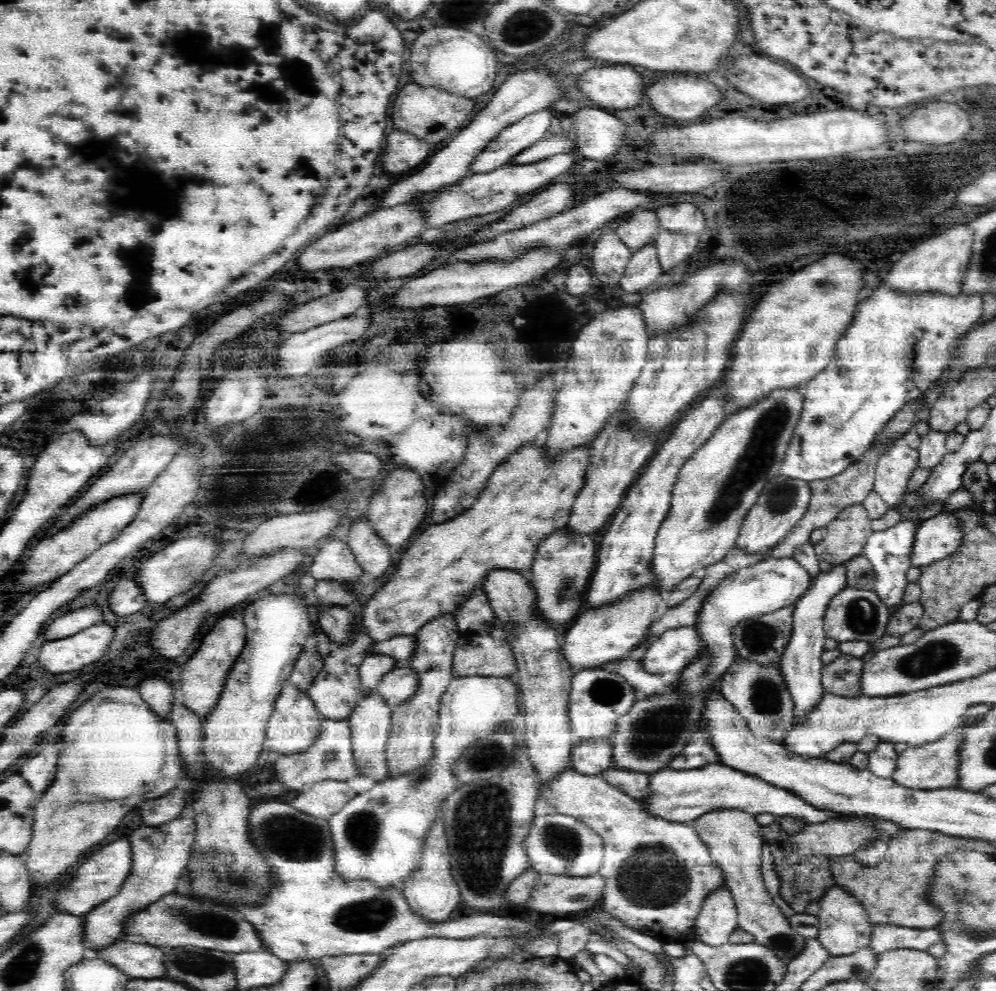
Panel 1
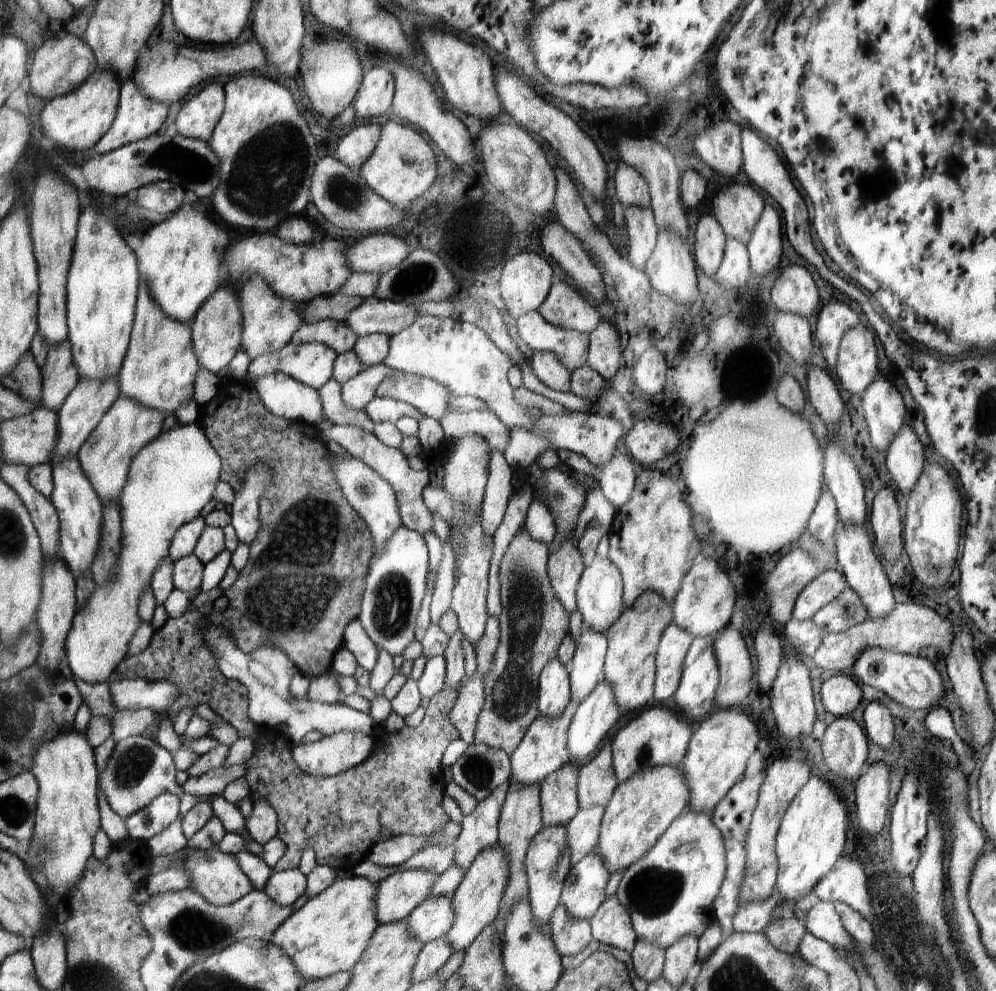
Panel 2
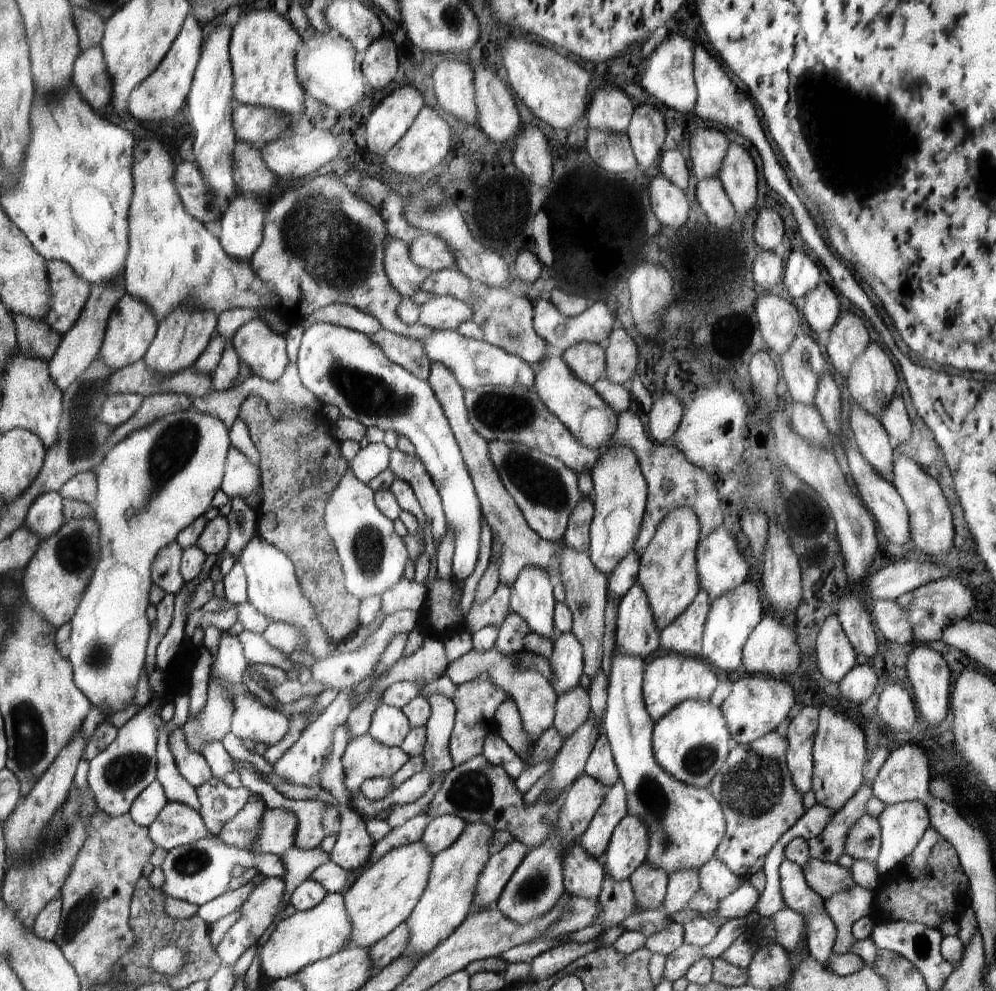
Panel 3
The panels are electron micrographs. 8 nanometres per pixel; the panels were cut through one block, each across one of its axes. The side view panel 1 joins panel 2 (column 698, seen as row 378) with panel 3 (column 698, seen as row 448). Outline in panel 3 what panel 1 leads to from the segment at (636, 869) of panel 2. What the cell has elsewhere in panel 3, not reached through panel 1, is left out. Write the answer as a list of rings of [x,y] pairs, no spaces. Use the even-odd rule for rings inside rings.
[[[615,644],[615,649],[613,650],[612,658],[610,660],[610,674],[608,674],[607,676],[608,682],[609,682],[609,685],[607,688],[607,705],[606,705],[606,708],[604,709],[603,717],[601,718],[600,725],[602,728],[602,732],[606,735],[606,738],[609,739],[610,746],[613,746],[613,753],[614,753],[617,769],[621,772],[622,782],[624,783],[624,786],[627,792],[627,805],[629,806],[629,812],[632,814],[635,814],[636,816],[639,816],[646,823],[646,826],[648,827],[649,835],[650,835],[650,844],[649,844],[649,850],[648,850],[648,857],[646,861],[648,861],[651,865],[654,865],[655,867],[662,867],[668,874],[670,874],[671,872],[676,872],[676,870],[680,870],[680,867],[696,867],[699,870],[699,868],[703,864],[706,864],[706,862],[708,862],[710,858],[715,856],[715,850],[716,848],[718,848],[718,845],[720,844],[720,841],[722,840],[722,837],[724,836],[724,833],[725,833],[725,828],[726,828],[725,816],[724,816],[724,813],[722,812],[722,807],[720,806],[720,804],[718,804],[718,801],[716,800],[716,798],[712,796],[712,793],[709,791],[708,788],[695,787],[694,785],[683,783],[682,781],[679,781],[677,778],[674,778],[673,775],[669,773],[669,771],[665,771],[657,763],[657,759],[656,759],[656,755],[654,754],[654,747],[653,747],[653,729],[656,727],[656,722],[654,722],[653,718],[649,715],[649,711],[646,710],[645,695],[644,695],[644,674],[645,674],[645,662],[643,658],[636,655],[626,654],[624,651],[621,651],[620,649],[616,649],[616,644]]]

